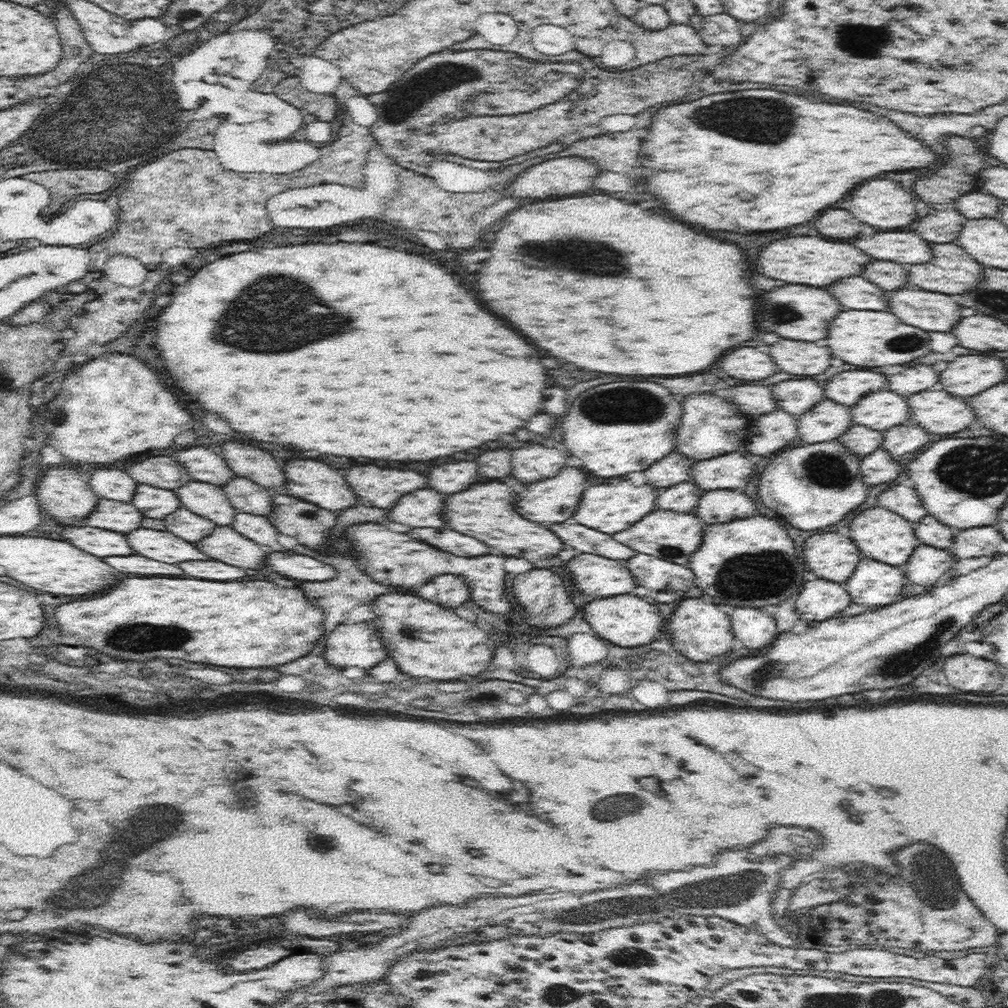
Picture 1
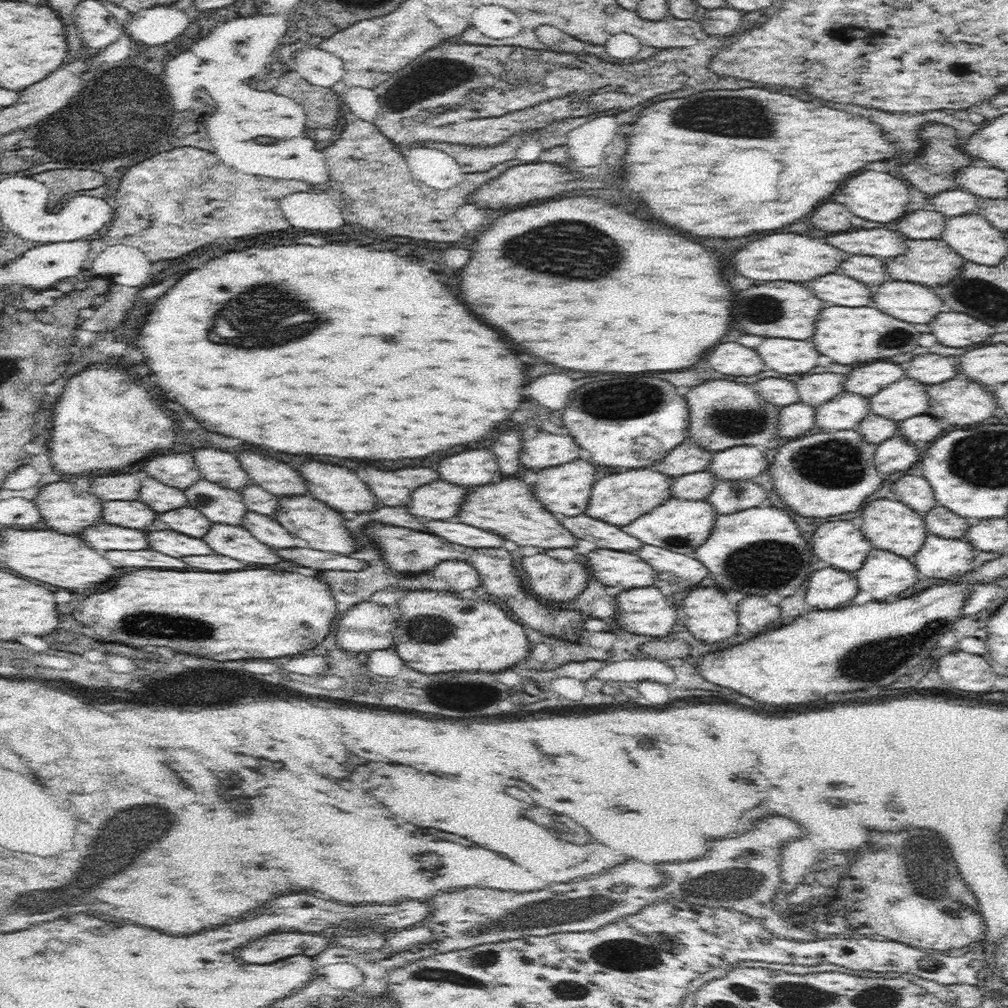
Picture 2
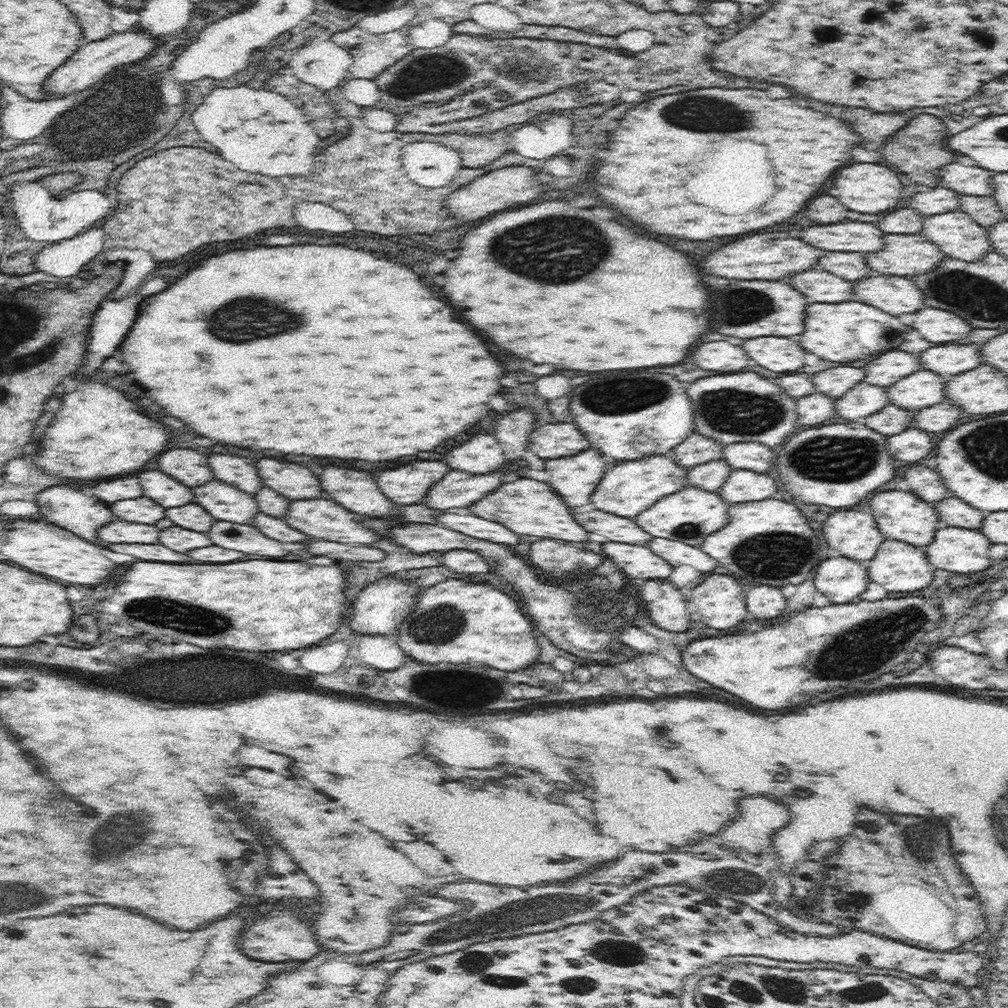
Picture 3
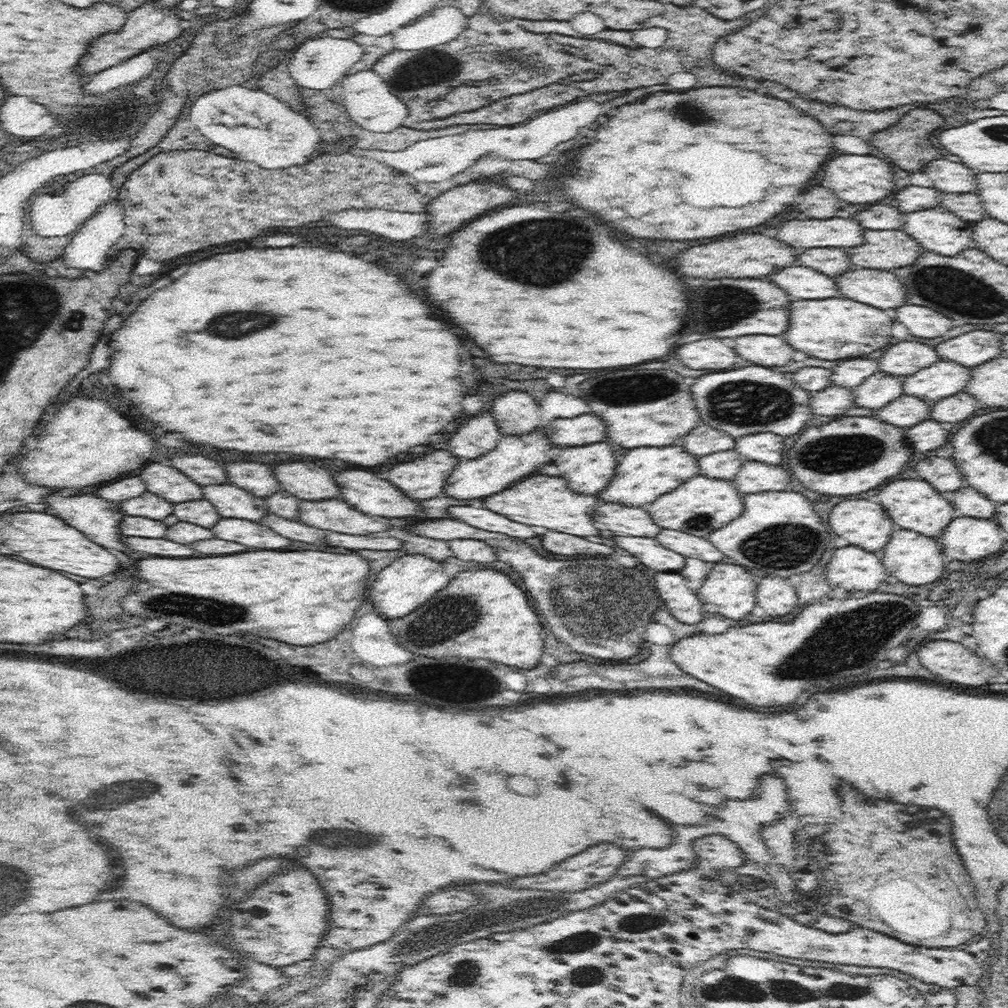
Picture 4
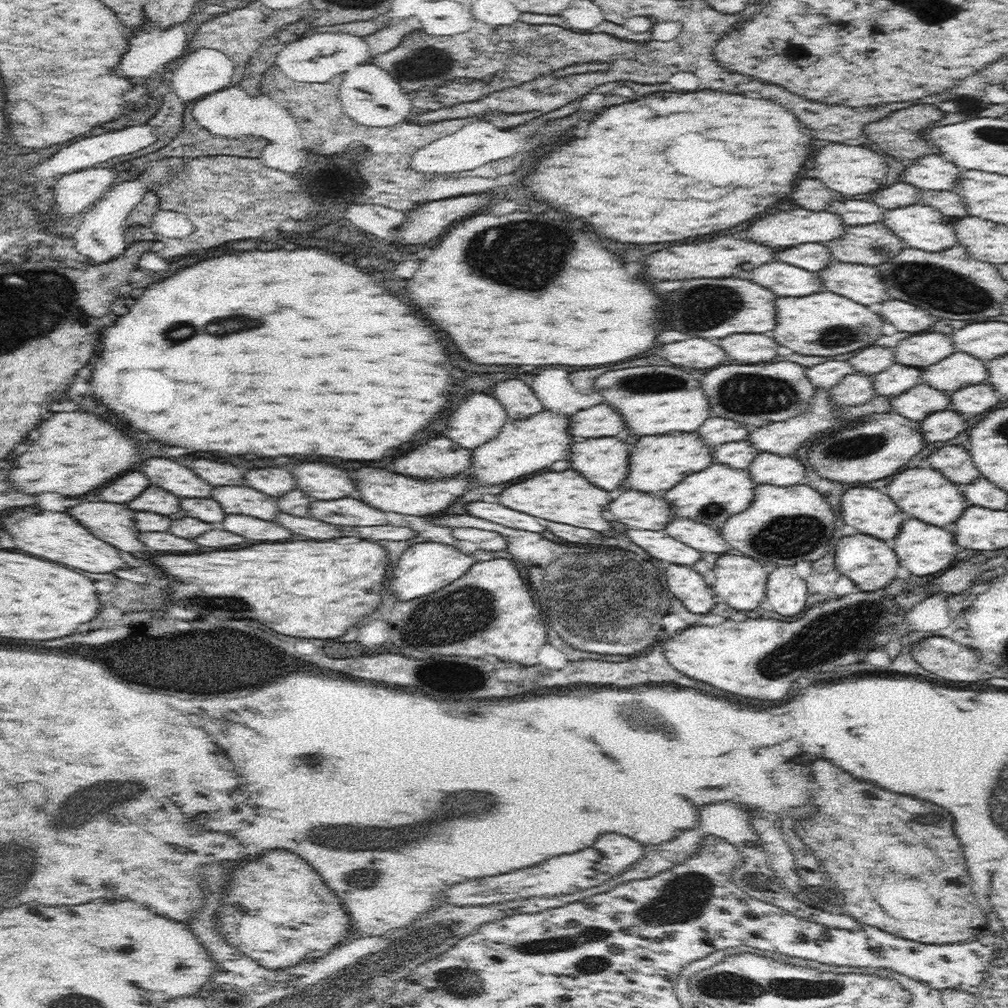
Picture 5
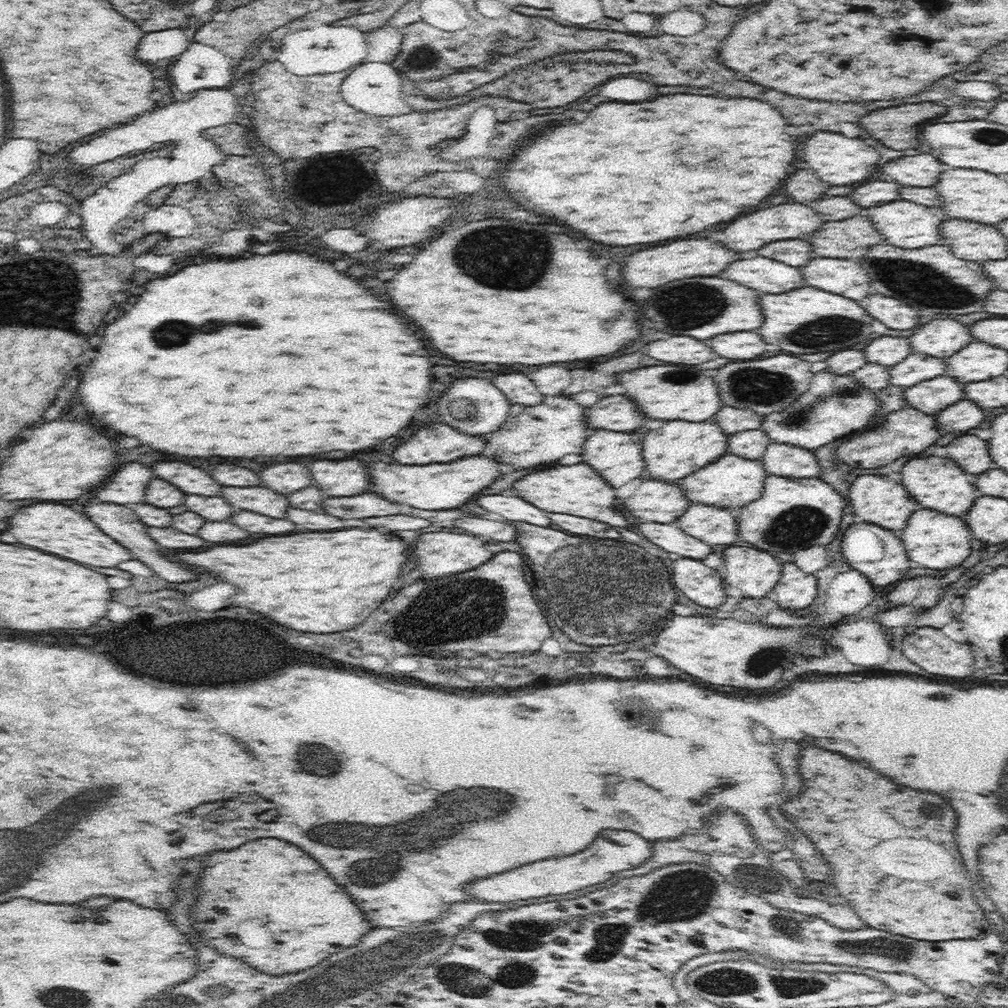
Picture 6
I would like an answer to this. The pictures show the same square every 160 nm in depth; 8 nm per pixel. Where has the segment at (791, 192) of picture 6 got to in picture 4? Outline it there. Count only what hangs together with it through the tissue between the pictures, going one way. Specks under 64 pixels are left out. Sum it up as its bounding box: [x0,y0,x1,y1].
[798,186,846,219]

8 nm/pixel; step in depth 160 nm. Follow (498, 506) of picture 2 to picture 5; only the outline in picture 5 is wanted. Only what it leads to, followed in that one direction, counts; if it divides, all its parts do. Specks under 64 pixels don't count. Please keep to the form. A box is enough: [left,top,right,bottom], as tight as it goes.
[498,468,616,536]

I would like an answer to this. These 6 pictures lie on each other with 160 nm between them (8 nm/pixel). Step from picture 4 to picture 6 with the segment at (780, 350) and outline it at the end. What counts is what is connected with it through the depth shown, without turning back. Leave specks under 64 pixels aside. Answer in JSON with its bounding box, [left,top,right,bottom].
[711,329,766,360]

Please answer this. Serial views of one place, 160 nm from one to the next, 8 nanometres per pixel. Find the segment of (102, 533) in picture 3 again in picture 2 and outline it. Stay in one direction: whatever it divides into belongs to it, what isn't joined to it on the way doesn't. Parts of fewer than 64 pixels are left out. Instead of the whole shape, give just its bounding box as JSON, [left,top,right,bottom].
[80,524,148,550]

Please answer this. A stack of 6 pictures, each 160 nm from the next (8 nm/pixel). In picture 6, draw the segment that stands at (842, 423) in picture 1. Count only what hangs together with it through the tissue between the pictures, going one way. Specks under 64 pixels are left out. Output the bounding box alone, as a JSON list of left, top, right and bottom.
[890,354,946,389]

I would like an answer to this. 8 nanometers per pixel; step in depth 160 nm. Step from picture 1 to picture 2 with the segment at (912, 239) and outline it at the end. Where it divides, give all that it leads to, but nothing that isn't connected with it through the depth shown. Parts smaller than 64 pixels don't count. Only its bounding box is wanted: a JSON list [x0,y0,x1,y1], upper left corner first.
[824,228,907,260]

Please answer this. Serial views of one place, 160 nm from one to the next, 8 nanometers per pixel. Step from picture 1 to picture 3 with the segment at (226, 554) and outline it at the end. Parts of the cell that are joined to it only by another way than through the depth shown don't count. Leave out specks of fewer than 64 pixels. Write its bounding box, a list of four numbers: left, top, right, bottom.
[208,520,284,558]

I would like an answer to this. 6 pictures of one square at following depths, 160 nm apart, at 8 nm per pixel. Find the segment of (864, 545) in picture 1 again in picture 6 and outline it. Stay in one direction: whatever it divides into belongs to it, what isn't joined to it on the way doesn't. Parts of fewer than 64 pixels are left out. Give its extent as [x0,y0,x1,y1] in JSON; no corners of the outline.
[900,456,979,517]

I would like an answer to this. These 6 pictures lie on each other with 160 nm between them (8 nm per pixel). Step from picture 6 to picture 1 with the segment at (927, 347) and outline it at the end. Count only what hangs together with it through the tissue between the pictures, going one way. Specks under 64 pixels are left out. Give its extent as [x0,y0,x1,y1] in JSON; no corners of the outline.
[822,368,888,407]

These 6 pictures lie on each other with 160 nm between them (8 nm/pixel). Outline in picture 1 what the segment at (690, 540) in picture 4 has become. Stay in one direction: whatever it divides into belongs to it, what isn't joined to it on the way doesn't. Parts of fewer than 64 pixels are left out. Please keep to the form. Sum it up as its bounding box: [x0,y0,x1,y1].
[623,553,696,604]

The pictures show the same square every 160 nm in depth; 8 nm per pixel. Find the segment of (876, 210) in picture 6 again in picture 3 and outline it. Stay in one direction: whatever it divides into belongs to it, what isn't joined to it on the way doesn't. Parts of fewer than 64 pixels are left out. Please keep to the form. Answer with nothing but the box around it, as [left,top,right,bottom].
[921,211,991,262]

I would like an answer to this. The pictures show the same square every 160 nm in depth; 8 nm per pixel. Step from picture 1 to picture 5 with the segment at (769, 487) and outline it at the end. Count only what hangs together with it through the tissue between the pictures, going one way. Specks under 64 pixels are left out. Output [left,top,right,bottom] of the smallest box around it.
[808,413,925,486]

